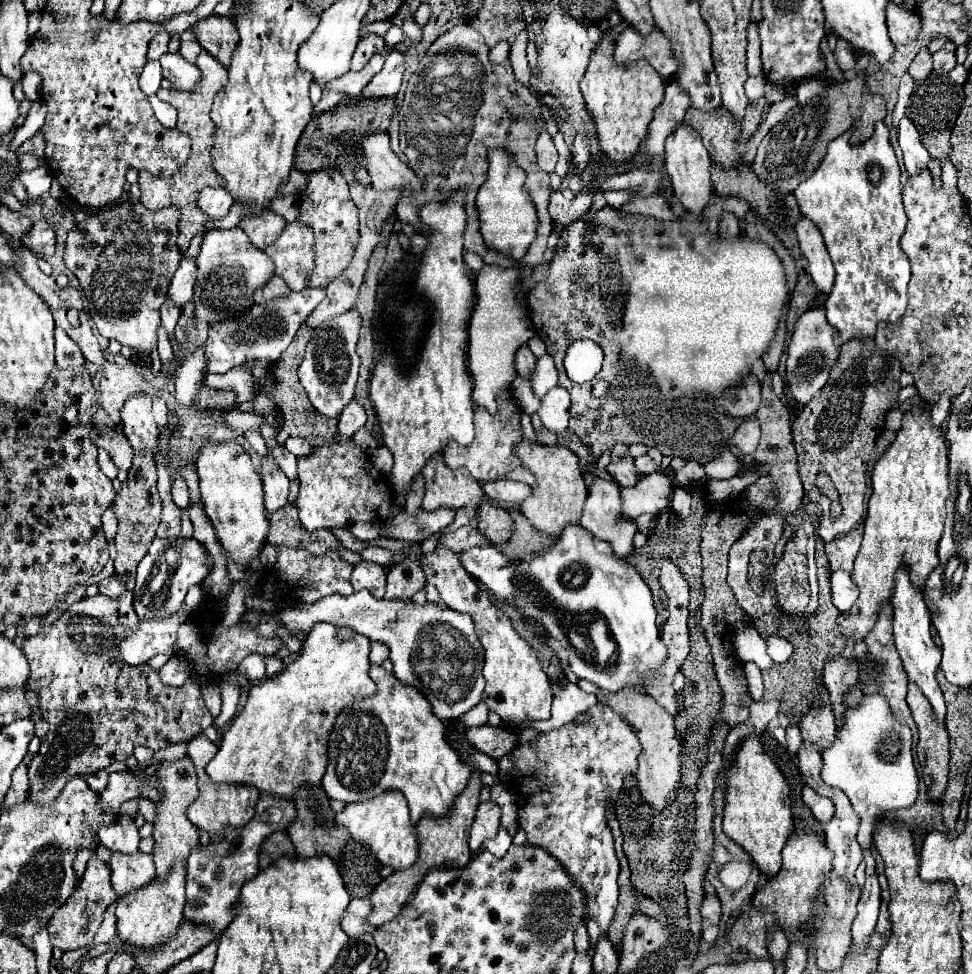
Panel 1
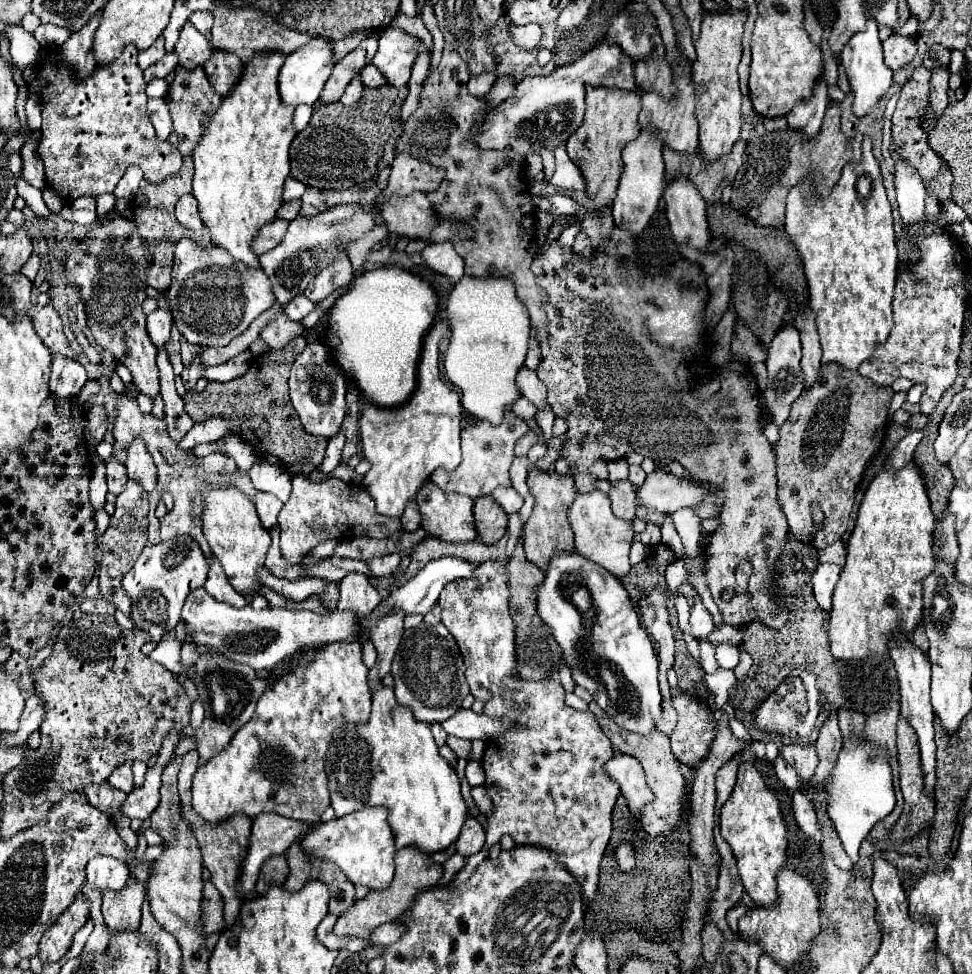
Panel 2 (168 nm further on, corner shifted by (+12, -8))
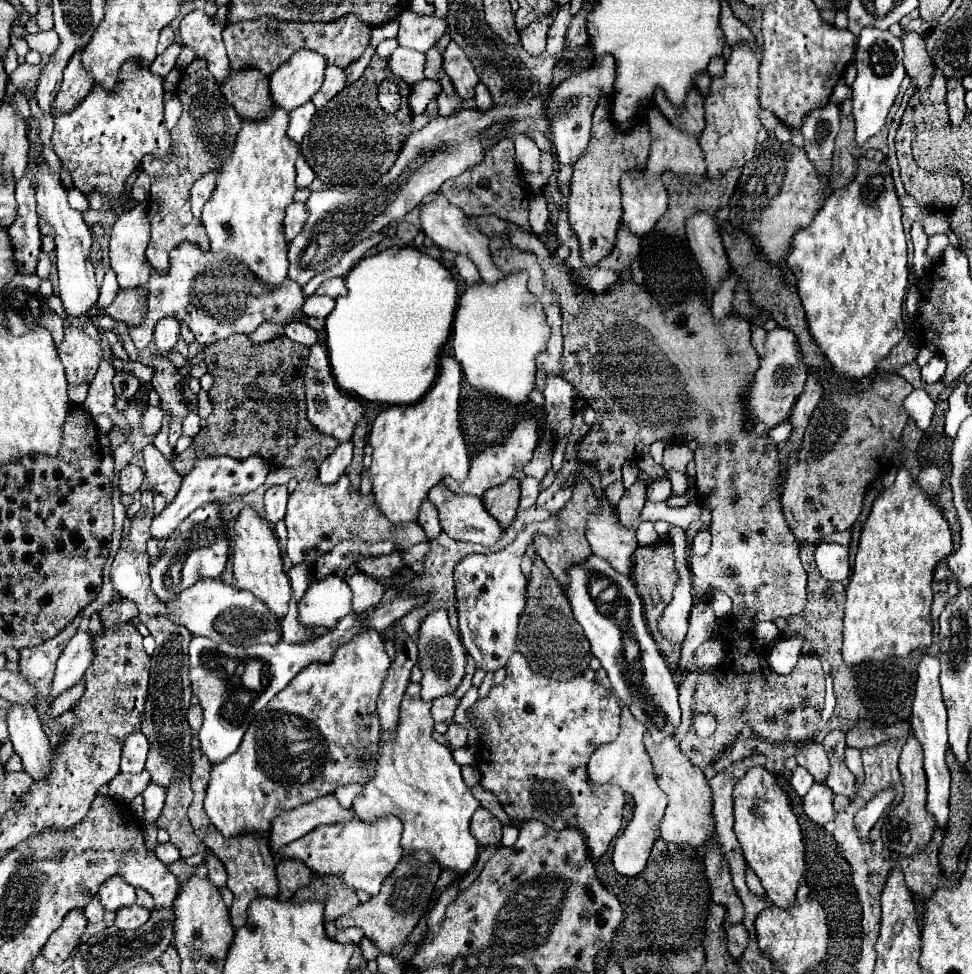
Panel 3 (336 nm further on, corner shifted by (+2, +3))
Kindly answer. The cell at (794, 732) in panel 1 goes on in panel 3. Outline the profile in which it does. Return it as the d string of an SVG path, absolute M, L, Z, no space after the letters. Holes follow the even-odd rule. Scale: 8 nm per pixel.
M797 766L797 768L793 770L793 774L791 774L791 786L795 788L795 792L797 792L799 796L805 796L813 782L815 782L813 776L809 776L809 772L807 772L805 768L801 768L801 766Z

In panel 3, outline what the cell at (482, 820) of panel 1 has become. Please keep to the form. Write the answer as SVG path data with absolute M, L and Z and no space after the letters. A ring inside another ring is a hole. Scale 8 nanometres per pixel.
M479 808L471 818L471 834L481 846L499 844L501 840L501 822L485 808Z

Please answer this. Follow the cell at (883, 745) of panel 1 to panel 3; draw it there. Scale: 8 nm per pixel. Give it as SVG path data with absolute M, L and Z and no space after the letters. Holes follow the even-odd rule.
M883 788L881 792L877 792L855 816L855 830L859 834L859 838L865 842L869 838L871 828L875 826L875 822L879 820L879 816L883 814L883 810L895 800L895 792L893 788Z

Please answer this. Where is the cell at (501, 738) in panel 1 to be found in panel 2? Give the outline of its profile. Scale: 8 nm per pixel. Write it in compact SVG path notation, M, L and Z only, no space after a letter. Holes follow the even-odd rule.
M449 735L449 737L447 737L447 745L451 747L451 751L453 751L453 753L455 753L459 759L469 761L471 741L467 741L467 739L459 739L459 737L455 737L455 735Z

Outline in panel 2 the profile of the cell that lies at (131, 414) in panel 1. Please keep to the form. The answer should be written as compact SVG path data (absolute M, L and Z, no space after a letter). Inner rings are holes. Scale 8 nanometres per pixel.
M135 439L135 443L129 445L125 467L127 467L129 479L137 481L145 491L151 493L157 489L157 467L141 439Z

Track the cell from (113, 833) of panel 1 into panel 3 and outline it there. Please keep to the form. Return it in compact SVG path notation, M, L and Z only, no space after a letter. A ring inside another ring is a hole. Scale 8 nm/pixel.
M115 874L99 886L99 898L105 912L111 916L119 908L135 904L135 888L127 884L121 874Z

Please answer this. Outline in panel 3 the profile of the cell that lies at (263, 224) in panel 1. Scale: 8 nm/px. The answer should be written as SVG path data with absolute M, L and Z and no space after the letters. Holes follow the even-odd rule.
M293 202L287 212L285 212L285 222L283 222L283 232L285 232L285 240L293 240L293 236L297 236L297 232L301 232L305 224L305 206L299 202Z

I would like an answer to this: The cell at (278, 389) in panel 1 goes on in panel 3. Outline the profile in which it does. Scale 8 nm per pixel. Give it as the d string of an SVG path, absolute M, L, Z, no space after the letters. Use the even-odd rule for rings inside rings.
M233 334L221 342L205 346L205 364L215 378L209 390L213 412L207 418L207 428L201 430L195 444L175 456L173 468L179 474L189 474L195 460L193 448L201 448L211 456L247 458L257 454L273 466L287 468L295 468L307 460L321 464L339 442L337 438L319 432L307 420L303 388L307 354L307 346L293 342L287 336L255 346L247 336Z

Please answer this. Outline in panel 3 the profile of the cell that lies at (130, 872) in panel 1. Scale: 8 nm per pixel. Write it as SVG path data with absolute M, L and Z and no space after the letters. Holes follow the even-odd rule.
M133 904L133 906L125 906L117 912L115 916L115 926L121 928L121 930L137 930L139 926L143 926L147 920L149 920L149 910L139 906L139 904Z

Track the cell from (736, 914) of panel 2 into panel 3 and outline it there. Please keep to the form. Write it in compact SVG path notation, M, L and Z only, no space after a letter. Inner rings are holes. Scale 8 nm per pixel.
M747 868L747 888L751 890L751 894L755 892L755 896L765 896L765 890L763 890L763 886L761 886L761 882L759 882L759 878L755 876L755 872L751 870L751 868Z

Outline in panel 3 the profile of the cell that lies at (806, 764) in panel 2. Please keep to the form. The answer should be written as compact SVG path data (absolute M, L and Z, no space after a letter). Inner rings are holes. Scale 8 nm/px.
M803 742L797 750L797 764L809 770L809 774L815 778L815 782L823 784L825 776L829 772L829 760L825 756L825 750L819 742Z

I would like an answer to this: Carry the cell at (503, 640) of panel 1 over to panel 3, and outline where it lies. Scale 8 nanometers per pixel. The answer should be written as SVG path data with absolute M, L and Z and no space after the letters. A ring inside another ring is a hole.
M555 518L545 522L529 524L517 534L517 538L503 550L491 554L471 554L455 568L455 592L457 592L457 614L459 614L459 634L463 646L475 660L477 668L485 672L497 672L515 652L517 622L525 608L525 588L527 578L521 572L521 556L535 534L555 536L559 524Z

